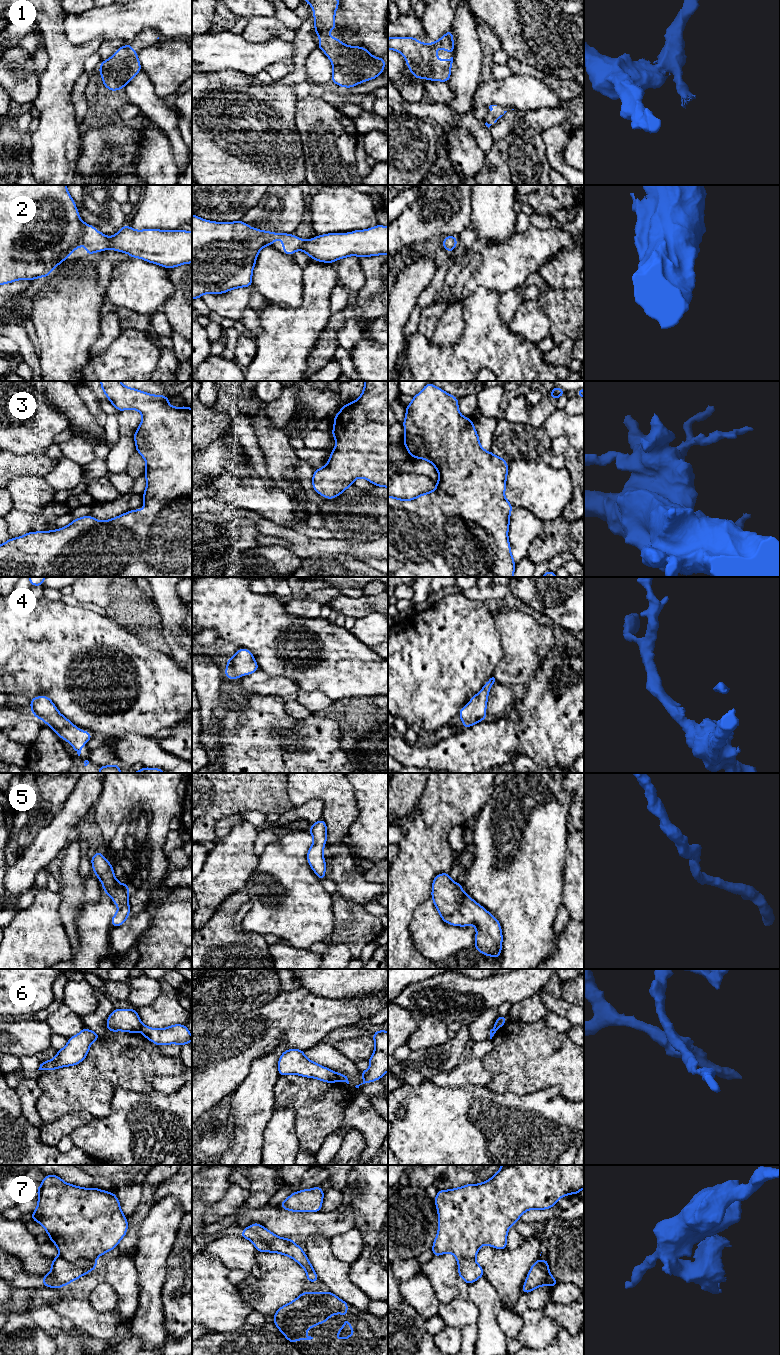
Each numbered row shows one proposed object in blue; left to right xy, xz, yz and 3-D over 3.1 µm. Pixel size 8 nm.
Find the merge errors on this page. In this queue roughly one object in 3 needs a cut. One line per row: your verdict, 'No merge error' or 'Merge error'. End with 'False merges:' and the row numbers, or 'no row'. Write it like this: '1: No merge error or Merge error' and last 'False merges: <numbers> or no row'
1: No merge error
2: No merge error
3: No merge error
4: No merge error
5: No merge error
6: Merge error
7: Merge error
False merges: 6, 7

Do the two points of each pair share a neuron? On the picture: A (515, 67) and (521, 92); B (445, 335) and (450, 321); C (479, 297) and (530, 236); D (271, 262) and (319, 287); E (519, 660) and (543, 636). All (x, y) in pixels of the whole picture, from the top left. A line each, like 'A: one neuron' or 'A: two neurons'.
A: two neurons
B: one neuron
C: two neurons
D: two neurons
E: one neuron

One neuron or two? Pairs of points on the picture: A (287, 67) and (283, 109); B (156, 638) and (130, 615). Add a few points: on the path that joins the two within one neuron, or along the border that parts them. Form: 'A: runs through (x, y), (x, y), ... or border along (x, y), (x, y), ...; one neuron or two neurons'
A: border along (291, 59), (293, 69), (274, 82); two neurons
B: runs through (150, 632), (136, 618); one neuron

